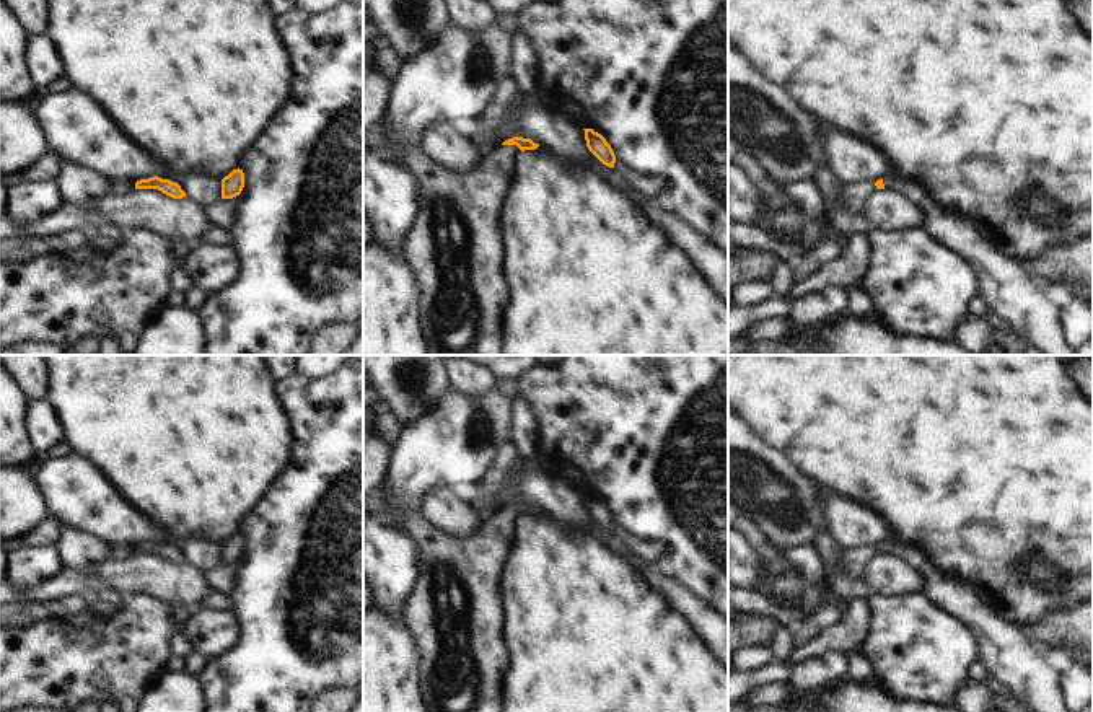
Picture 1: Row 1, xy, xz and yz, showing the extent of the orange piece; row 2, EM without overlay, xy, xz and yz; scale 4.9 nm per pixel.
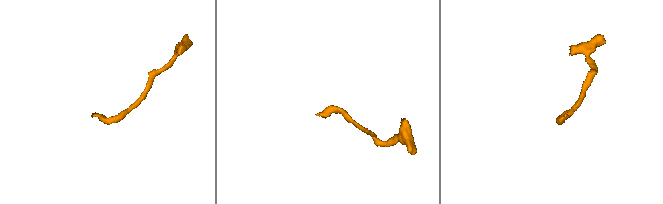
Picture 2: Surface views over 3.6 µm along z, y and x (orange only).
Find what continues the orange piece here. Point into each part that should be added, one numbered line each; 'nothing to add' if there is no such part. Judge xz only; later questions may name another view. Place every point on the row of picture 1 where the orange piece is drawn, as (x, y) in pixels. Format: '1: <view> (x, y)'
1: xz (458, 253)

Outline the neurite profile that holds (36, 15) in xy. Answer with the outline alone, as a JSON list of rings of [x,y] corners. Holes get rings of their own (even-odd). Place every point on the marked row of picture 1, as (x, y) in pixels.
[[[5,0],[33,36],[46,36],[52,26],[50,0]]]

